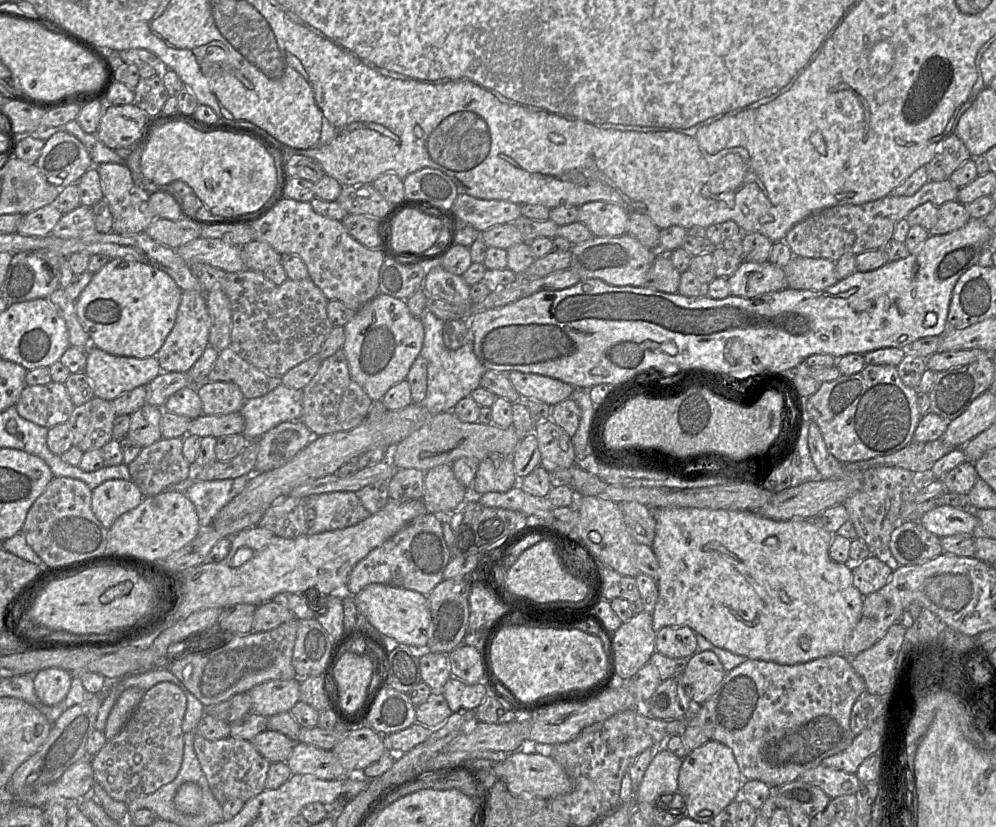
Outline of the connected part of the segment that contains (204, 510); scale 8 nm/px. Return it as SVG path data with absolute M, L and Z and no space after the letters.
M249 475L235 479L195 481L186 495L196 508L201 528L210 526L220 512L249 480Z

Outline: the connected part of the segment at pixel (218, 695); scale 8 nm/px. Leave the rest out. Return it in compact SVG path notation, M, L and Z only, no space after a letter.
M293 618L290 621L287 621L281 625L279 625L277 628L266 631L266 632L251 632L246 635L234 635L233 638L225 643L222 646L216 645L216 647L220 647L218 649L212 650L211 652L207 653L200 653L195 654L197 652L197 646L195 646L196 642L192 644L191 647L185 647L182 654L175 658L173 661L171 661L168 664L168 668L170 672L175 675L185 686L186 688L203 704L203 706L209 707L211 705L219 704L221 702L224 702L231 698L232 696L239 694L239 693L247 693L250 689L252 689L254 686L266 682L268 680L290 680L297 678L295 669L292 664L292 656L293 656L293 649L296 641L297 631L299 627L299 620L297 618Z

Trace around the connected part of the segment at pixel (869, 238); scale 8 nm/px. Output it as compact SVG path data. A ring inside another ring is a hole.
M949 179L939 182L928 181L912 196L893 196L889 194L864 204L843 204L820 209L792 226L783 241L791 249L793 257L823 258L835 263L844 254L857 255L865 251L881 249L886 242L892 239L896 224L904 219L909 212L926 202L931 202L940 207L944 203L955 201L958 190L959 188Z

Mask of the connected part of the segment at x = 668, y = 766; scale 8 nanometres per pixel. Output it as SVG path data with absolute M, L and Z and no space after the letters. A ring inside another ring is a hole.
M658 747L636 792L637 802L656 804L662 795L678 792L678 775L683 759Z

